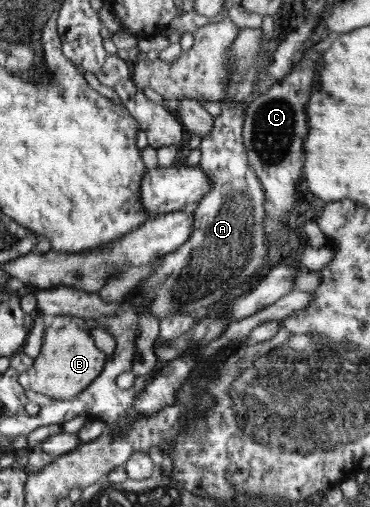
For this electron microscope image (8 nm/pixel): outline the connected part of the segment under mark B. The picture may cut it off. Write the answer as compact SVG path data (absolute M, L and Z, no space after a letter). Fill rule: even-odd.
M59 315L48 320L43 334L43 347L34 359L32 368L22 370L18 381L23 388L45 394L55 400L73 400L81 395L87 387L103 372L105 352L99 352L91 334L89 326L77 316Z

